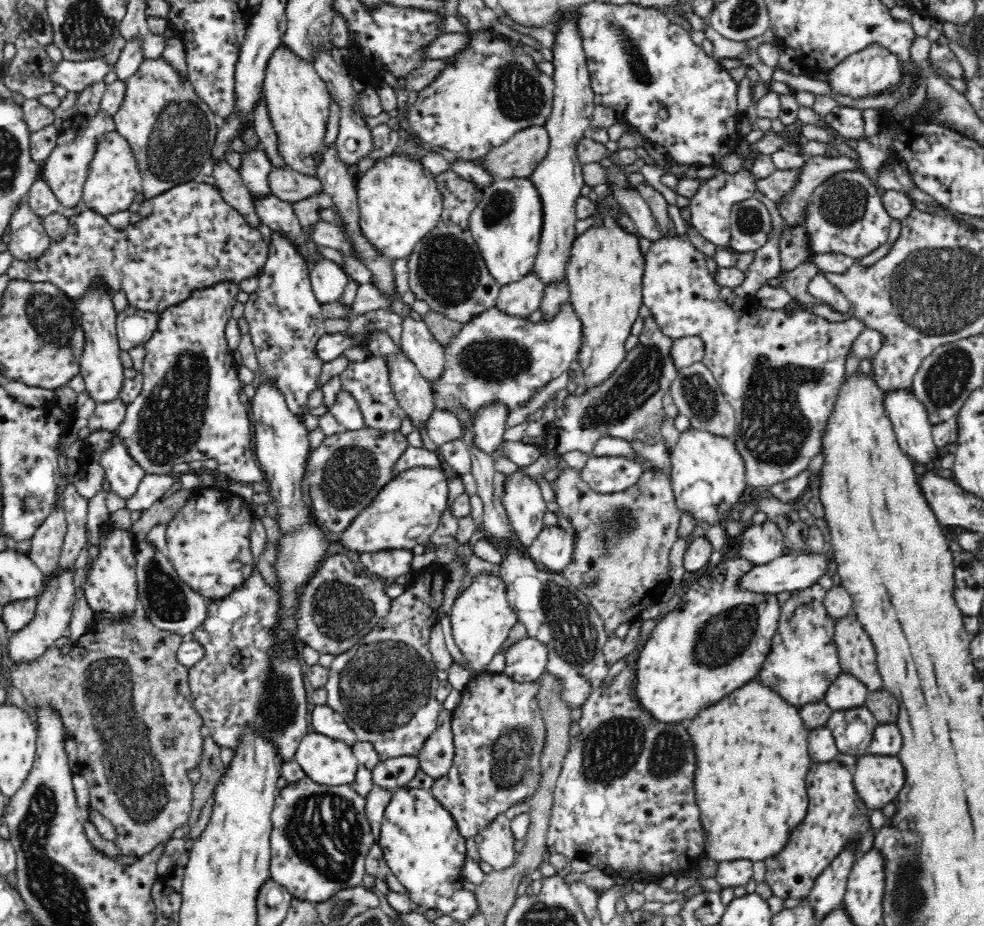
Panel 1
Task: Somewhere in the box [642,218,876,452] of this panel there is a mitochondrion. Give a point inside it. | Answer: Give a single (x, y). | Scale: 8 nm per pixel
(698, 393)

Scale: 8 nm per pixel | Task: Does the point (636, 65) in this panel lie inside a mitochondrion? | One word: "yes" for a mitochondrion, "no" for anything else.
yes

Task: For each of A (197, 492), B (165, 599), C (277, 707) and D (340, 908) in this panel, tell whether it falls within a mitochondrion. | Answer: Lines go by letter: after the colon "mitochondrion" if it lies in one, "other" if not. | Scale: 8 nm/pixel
A: other
B: mitochondrion
C: mitochondrion
D: mitochondrion

